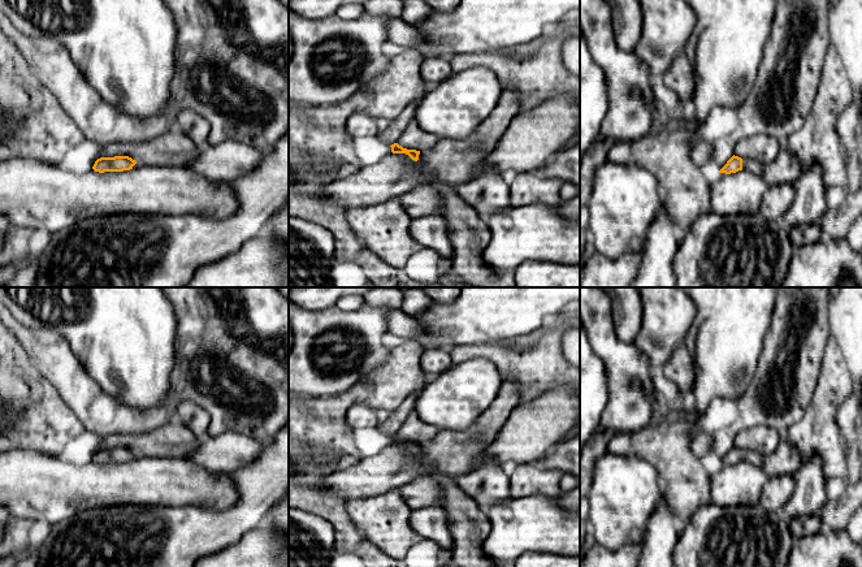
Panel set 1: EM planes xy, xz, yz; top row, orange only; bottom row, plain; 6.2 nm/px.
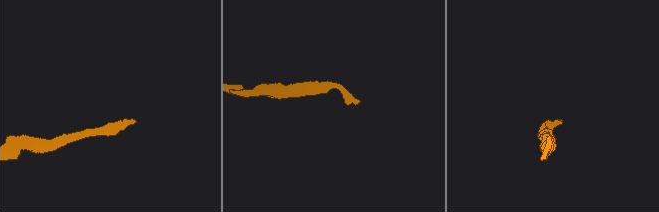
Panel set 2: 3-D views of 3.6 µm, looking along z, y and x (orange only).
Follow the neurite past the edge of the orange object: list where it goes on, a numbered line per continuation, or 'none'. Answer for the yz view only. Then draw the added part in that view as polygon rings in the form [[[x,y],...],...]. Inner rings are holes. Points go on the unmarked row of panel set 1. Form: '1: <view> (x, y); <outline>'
1: yz (748, 455); [[[742,450],[742,462],[749,462],[758,467],[763,467],[763,456],[758,454],[757,451]]]

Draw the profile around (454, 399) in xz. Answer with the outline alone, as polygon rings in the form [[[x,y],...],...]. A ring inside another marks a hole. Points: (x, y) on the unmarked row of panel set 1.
[[[473,358],[429,378],[417,394],[415,411],[429,427],[464,430],[493,403],[501,385],[497,367],[488,359]]]

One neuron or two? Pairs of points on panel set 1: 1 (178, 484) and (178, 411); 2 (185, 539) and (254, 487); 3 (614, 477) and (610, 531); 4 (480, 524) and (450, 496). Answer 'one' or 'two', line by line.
1: two
2: one
3: one
4: one

